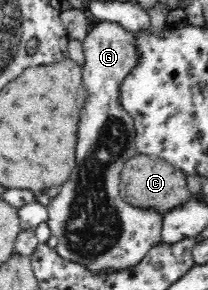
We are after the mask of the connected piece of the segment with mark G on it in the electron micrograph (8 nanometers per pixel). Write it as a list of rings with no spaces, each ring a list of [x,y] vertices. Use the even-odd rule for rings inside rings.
[[[98,20],[96,23],[93,23],[88,28],[85,38],[82,40],[82,47],[84,52],[85,61],[82,64],[83,72],[83,82],[89,90],[89,100],[85,102],[83,106],[83,114],[81,114],[81,124],[79,124],[79,142],[77,142],[77,166],[73,168],[71,172],[71,180],[67,180],[63,186],[57,192],[57,195],[53,196],[50,200],[50,203],[46,206],[48,212],[48,222],[46,223],[51,230],[51,234],[56,236],[58,239],[58,244],[56,246],[56,251],[59,255],[65,257],[65,259],[73,260],[75,262],[81,262],[89,269],[97,272],[104,271],[105,269],[111,268],[113,271],[119,271],[121,269],[132,267],[134,264],[137,264],[144,256],[153,248],[157,246],[162,240],[162,227],[163,227],[163,213],[159,210],[134,210],[133,206],[127,204],[120,197],[120,172],[123,170],[124,163],[131,158],[134,158],[138,155],[136,148],[136,131],[134,128],[133,119],[129,117],[127,112],[123,111],[123,106],[120,103],[120,86],[123,79],[139,64],[141,60],[141,51],[137,47],[137,36],[138,33],[129,30],[128,28],[123,27],[119,23],[115,23],[109,20]]]

